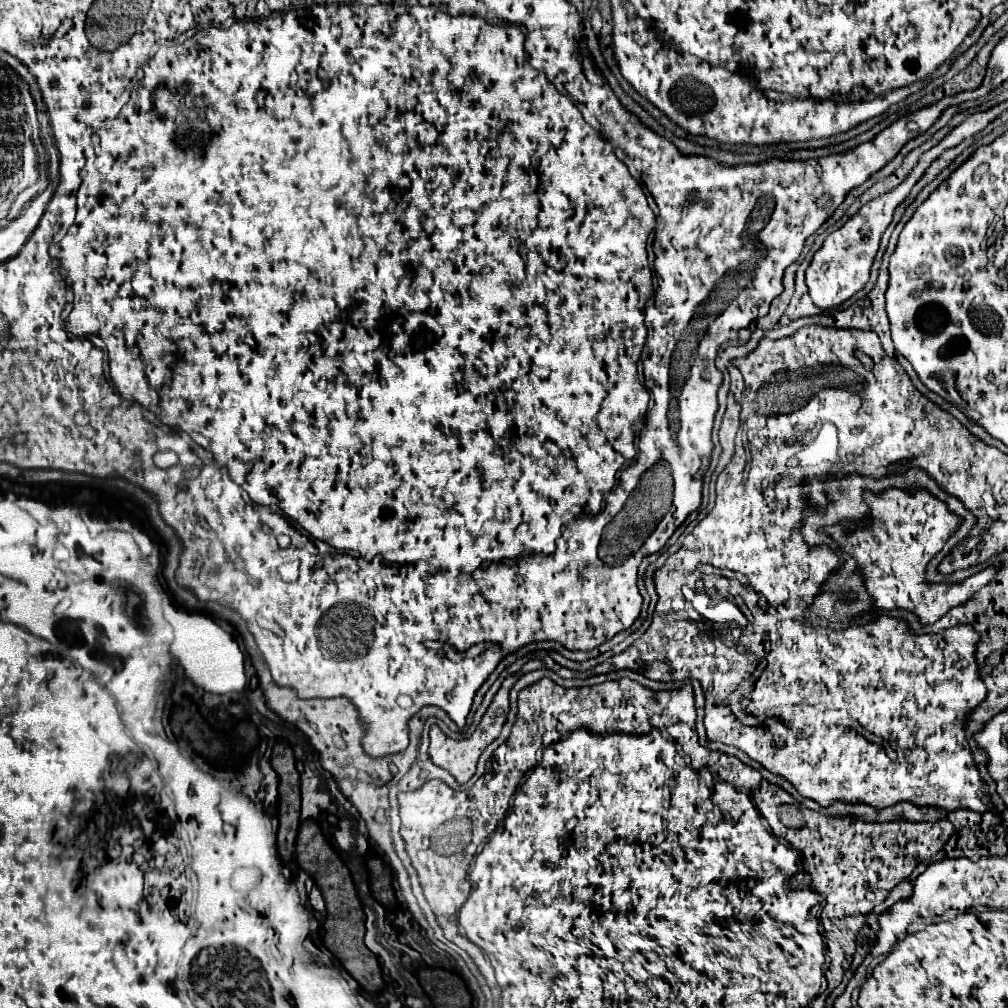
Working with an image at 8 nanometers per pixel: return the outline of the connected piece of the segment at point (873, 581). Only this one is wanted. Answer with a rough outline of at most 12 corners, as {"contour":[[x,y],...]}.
{"contour":[[926,488],[864,490],[866,526],[824,526],[874,608],[934,624],[996,578],[926,582],[962,524]]}

